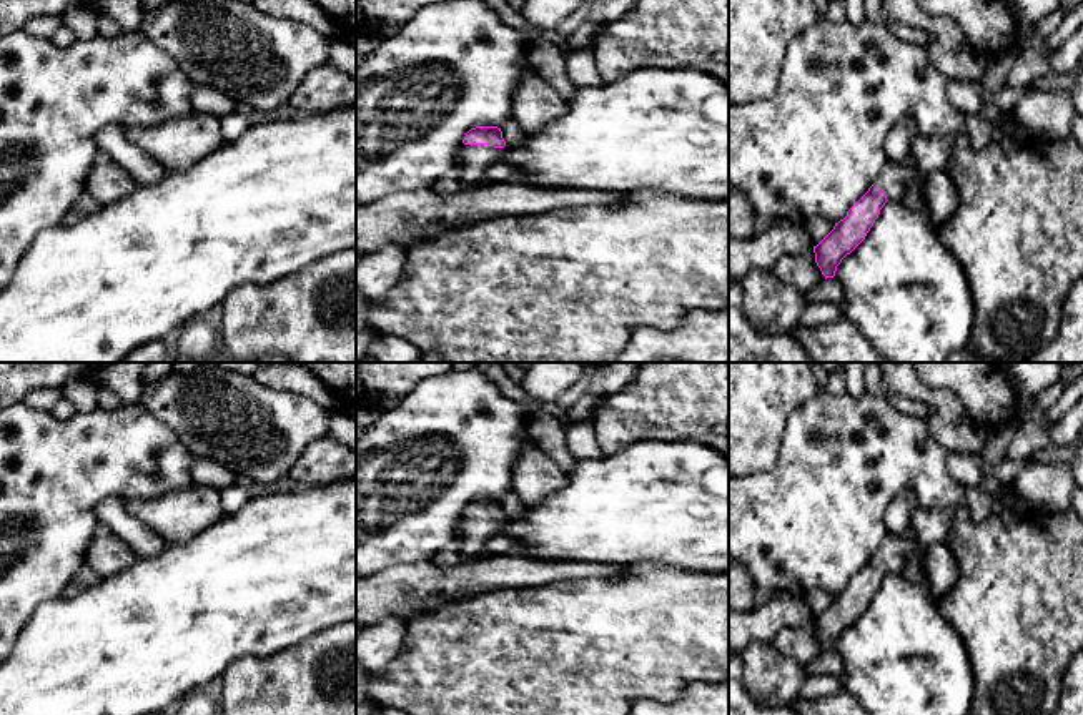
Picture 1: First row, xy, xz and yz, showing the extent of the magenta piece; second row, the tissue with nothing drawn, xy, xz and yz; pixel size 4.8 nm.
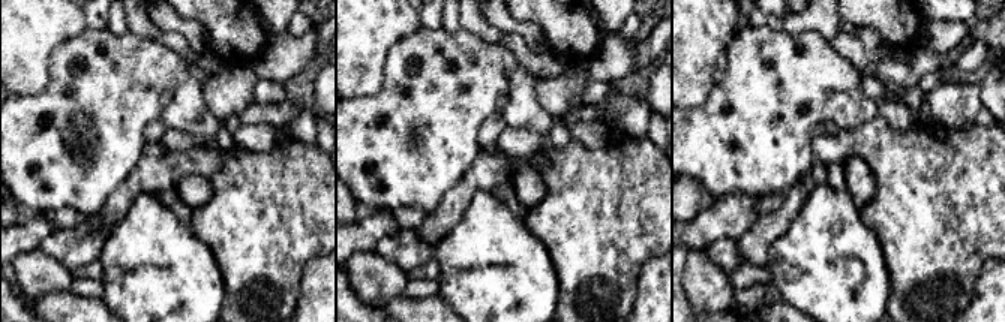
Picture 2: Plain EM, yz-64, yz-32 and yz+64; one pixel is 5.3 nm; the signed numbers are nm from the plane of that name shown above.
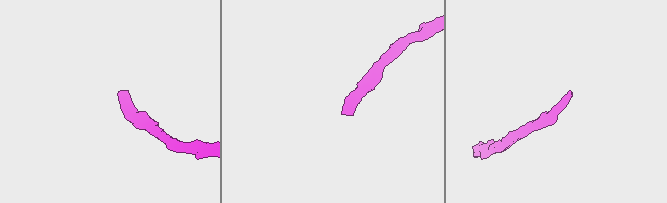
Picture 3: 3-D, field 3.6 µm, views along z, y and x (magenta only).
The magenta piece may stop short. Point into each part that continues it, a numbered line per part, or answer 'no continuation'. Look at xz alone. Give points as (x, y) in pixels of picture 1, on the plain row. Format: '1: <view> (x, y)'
1: xz (476, 531)

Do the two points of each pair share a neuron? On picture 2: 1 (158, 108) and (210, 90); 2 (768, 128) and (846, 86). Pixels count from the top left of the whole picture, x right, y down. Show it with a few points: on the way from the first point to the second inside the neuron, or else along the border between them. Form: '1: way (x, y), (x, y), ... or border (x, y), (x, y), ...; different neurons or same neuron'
1: border (201, 86), (204, 96); different neurons
2: way (786, 116), (816, 86), (827, 86); same neuron

